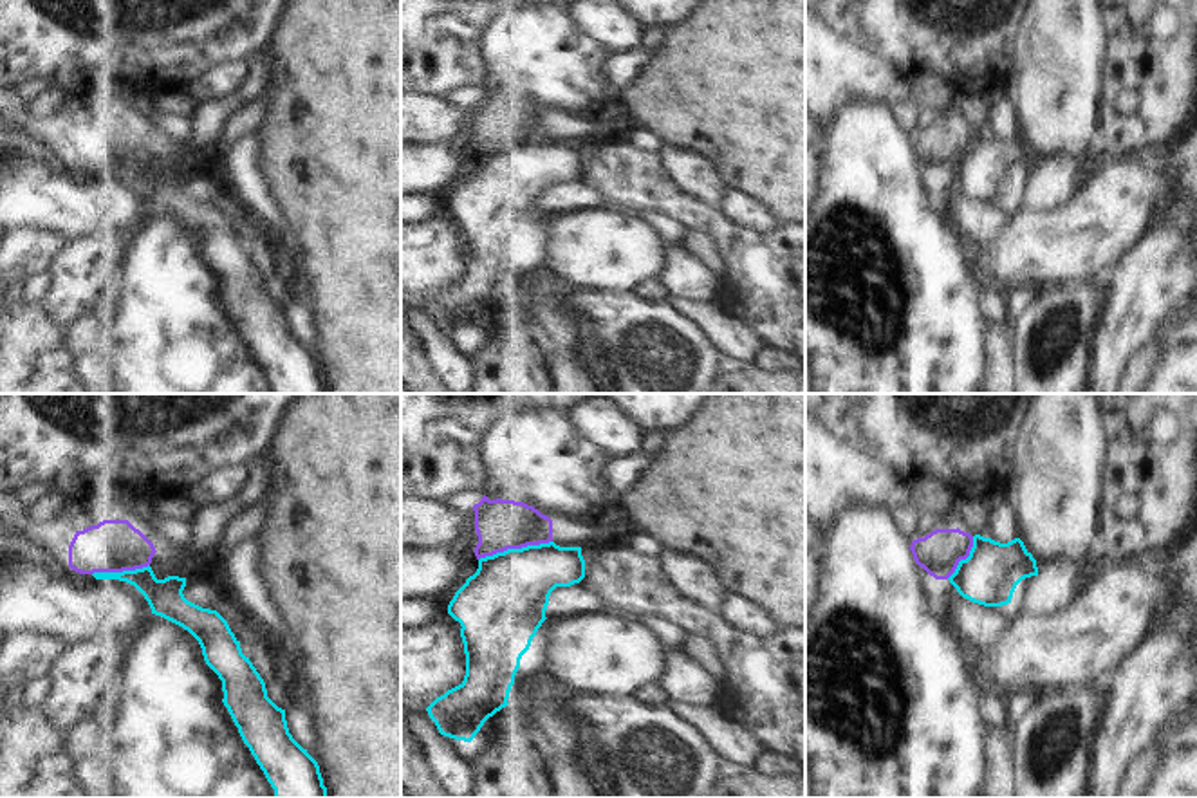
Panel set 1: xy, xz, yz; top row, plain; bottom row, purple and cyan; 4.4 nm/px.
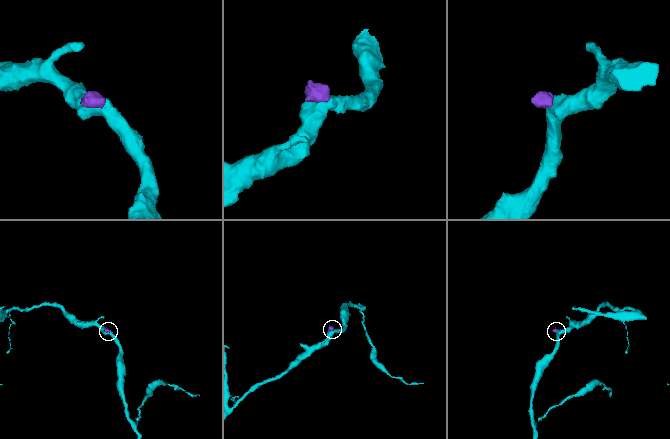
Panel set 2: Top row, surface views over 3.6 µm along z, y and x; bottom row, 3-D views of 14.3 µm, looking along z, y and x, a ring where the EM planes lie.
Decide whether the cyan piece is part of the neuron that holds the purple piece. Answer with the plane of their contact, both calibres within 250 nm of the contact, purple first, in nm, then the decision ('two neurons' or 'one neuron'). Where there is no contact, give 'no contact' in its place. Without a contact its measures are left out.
meets purple in xz; 220 nm thick on the purple side, 380 nm on the other; two neurons

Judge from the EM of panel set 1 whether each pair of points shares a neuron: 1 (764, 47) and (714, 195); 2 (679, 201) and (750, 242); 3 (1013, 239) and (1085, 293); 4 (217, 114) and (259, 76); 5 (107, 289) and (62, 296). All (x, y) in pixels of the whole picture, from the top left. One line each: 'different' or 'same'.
1: different
2: same
3: different
4: same
5: same

